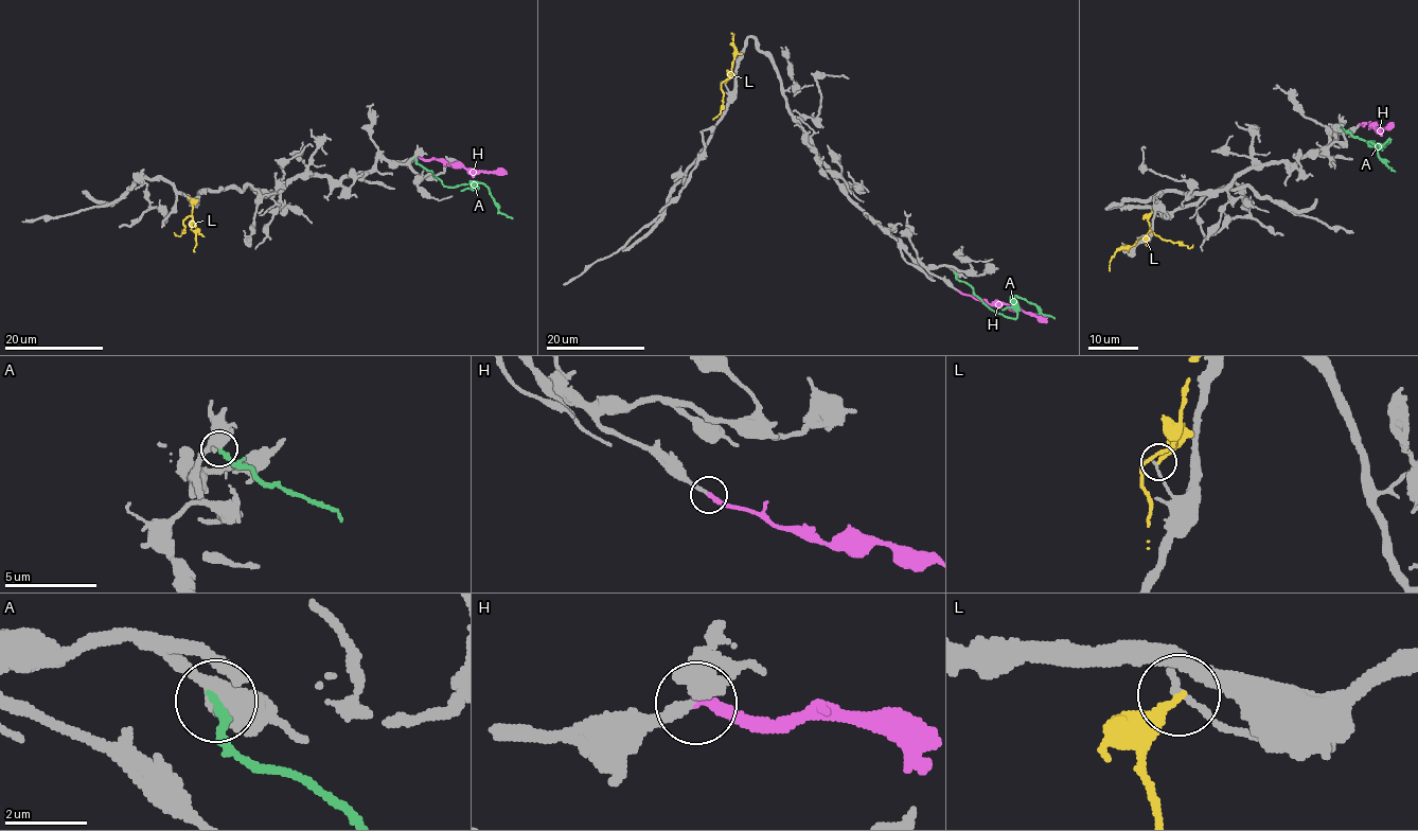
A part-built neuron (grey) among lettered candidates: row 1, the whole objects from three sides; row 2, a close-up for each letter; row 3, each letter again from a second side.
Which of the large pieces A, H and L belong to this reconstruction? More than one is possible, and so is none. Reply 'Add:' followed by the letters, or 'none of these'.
Add: H

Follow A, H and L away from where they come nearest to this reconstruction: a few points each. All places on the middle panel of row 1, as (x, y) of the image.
A: (955, 273), (994, 311), (1010, 318), (1016, 317), (1015, 298), (1020, 297), (1053, 319)
H: (958, 290), (990, 303), (1021, 307), (1041, 315), (1047, 321)
L: (726, 82), (733, 58), (731, 33)

